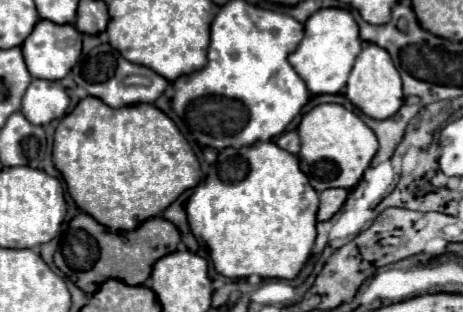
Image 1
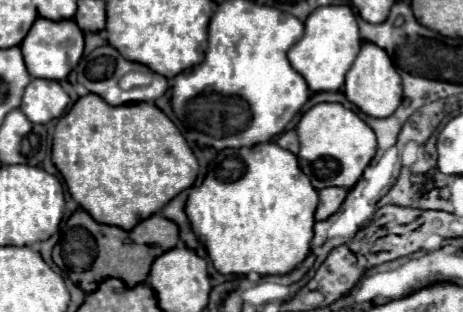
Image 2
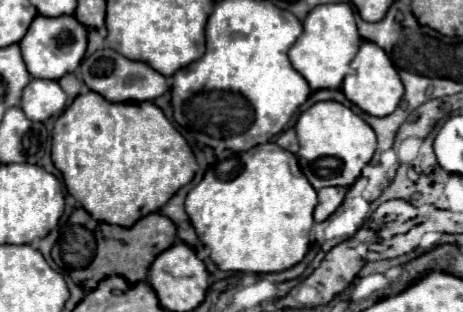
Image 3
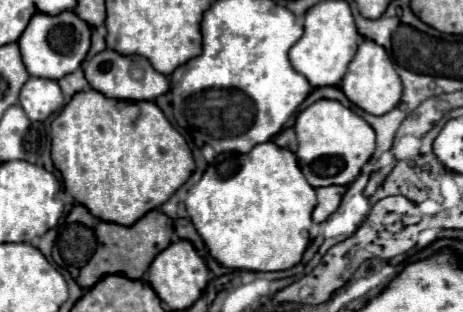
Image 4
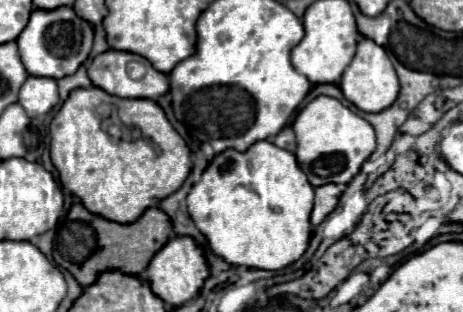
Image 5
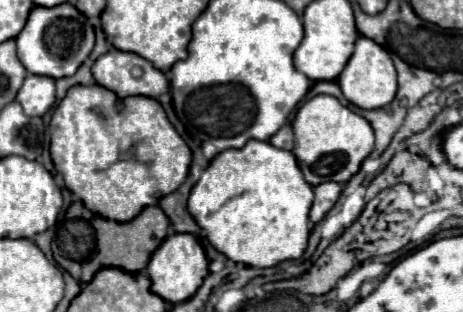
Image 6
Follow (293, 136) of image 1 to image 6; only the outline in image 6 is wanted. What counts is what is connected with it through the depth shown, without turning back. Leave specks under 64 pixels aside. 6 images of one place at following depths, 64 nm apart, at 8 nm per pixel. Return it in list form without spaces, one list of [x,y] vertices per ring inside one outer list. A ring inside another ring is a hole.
[[[284,124],[284,126],[270,138],[270,144],[276,146],[276,148],[282,148],[282,150],[292,150],[292,128],[290,128],[290,124]]]

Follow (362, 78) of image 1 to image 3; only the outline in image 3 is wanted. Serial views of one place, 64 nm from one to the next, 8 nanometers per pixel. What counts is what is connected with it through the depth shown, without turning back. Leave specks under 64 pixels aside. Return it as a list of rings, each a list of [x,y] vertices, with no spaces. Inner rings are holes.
[[[364,40],[356,58],[352,60],[350,68],[352,68],[352,74],[348,74],[344,78],[342,92],[346,94],[346,98],[352,104],[356,104],[360,110],[364,110],[372,116],[388,116],[398,108],[398,104],[404,96],[404,86],[402,86],[402,80],[394,68],[394,64],[390,62],[388,54],[380,46]]]

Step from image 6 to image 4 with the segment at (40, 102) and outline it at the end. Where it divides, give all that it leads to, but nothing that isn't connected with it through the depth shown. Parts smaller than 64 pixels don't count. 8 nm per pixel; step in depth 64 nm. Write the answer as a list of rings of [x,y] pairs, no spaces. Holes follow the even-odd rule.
[[[30,78],[20,92],[20,106],[30,120],[46,120],[64,106],[64,98],[56,80]]]

